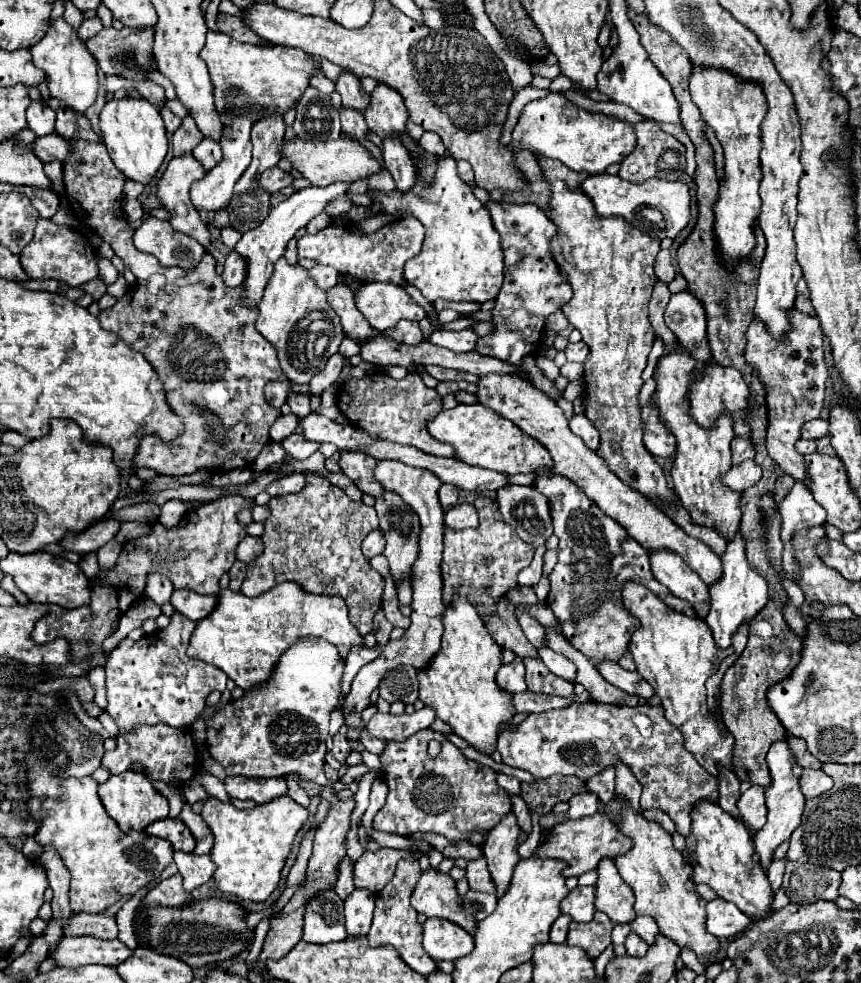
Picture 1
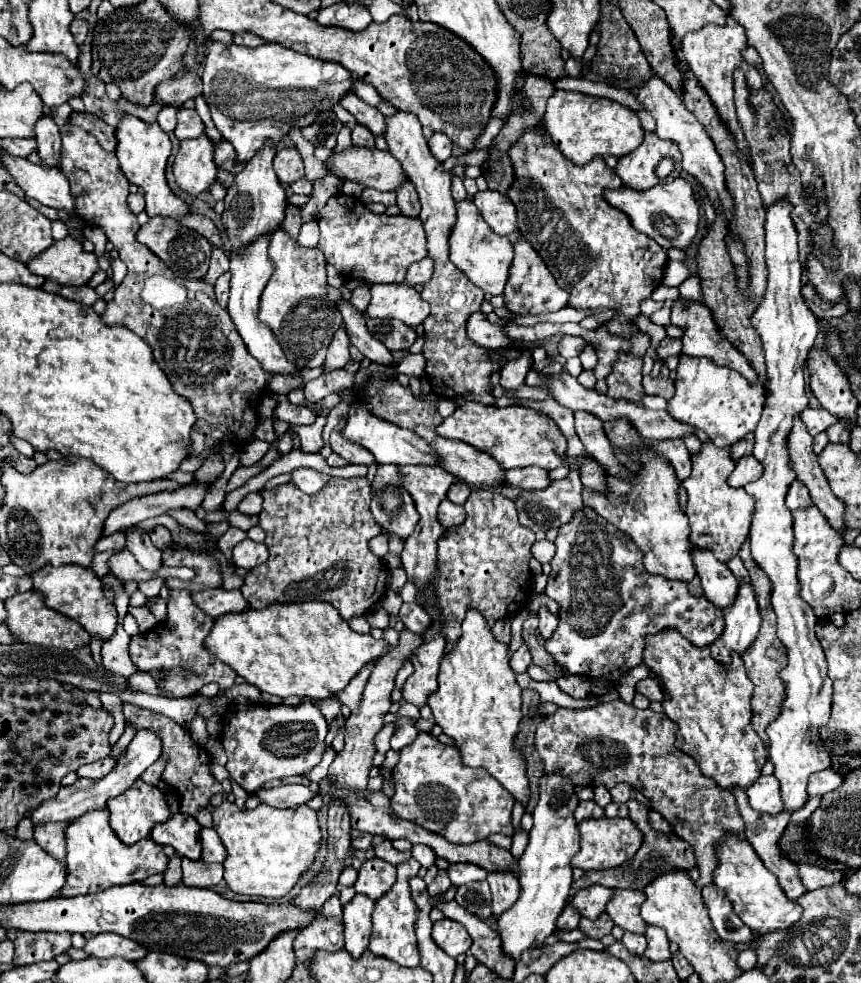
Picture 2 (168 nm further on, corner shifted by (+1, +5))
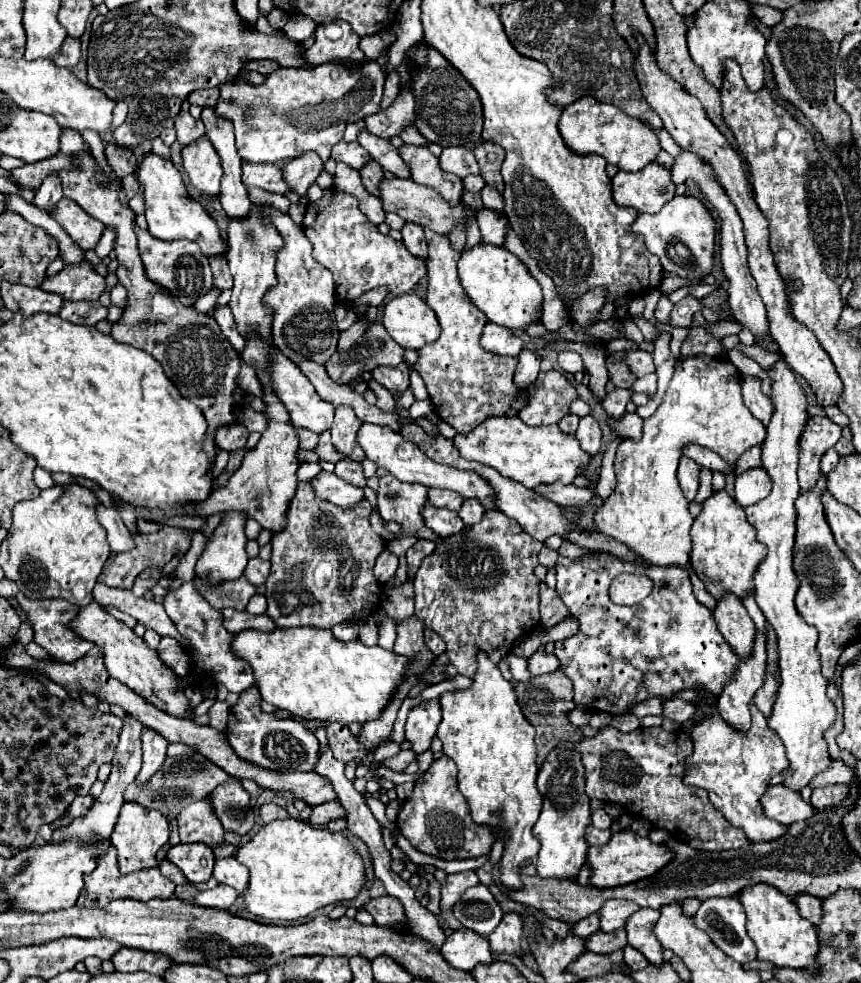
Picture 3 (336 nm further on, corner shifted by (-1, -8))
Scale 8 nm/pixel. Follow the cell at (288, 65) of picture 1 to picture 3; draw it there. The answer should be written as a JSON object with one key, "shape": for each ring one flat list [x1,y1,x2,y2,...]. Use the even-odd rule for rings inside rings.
{"shape":[[373,61,359,71,349,71,341,65,319,65,315,69,279,67,261,85,235,81,221,85,221,95,213,109,219,117,233,121,237,151,247,163,281,163,307,151,317,151,327,161,331,147,343,139,347,123,379,111,383,75,381,65]]}

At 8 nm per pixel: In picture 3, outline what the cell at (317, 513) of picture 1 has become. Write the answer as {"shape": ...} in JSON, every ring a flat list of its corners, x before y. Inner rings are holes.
{"shape":[[299,483,297,485,297,493,289,503,289,511,287,511,287,525,281,531,271,533,271,547,273,547,273,555,271,555,271,575,265,581,265,597,267,597,267,615,273,619,273,623,277,627,299,627,299,625,315,625,315,627,325,627,331,629,343,621,361,621,365,617,371,617,379,607,381,607,381,593,383,593,383,585,379,585,379,581,373,575,373,565,375,565,375,557,385,549,385,541,371,529,369,525,369,511,371,511,371,503,367,499,363,499,363,503,357,503,355,507,335,507,333,503,327,501,319,501,309,483]]}

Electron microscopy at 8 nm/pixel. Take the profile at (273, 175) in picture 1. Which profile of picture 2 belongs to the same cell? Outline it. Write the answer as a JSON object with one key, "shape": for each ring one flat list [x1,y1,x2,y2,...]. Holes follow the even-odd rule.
{"shape":[[281,148,273,160,275,172,283,184,293,184,305,176,303,172,303,158,297,148]]}

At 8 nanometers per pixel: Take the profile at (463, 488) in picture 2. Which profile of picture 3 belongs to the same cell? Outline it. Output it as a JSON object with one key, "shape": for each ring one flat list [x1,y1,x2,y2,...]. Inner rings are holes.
{"shape":[[467,499,463,503,463,507,459,509,459,517,463,519,465,525,475,525,479,523,479,519,483,517,483,505,479,503,479,499]]}

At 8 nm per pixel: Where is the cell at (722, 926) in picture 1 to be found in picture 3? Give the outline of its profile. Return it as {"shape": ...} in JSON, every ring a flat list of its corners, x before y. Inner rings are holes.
{"shape":[[735,897,705,899,695,913,695,925,733,961,745,965,757,959,755,943,745,931,745,909]]}

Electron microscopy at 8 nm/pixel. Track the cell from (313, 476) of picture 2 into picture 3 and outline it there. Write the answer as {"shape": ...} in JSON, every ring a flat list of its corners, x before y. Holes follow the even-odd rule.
{"shape":[[321,471,319,475,315,475,309,483,319,499,327,499,339,507,349,507,363,499,363,489,349,485,327,471]]}

